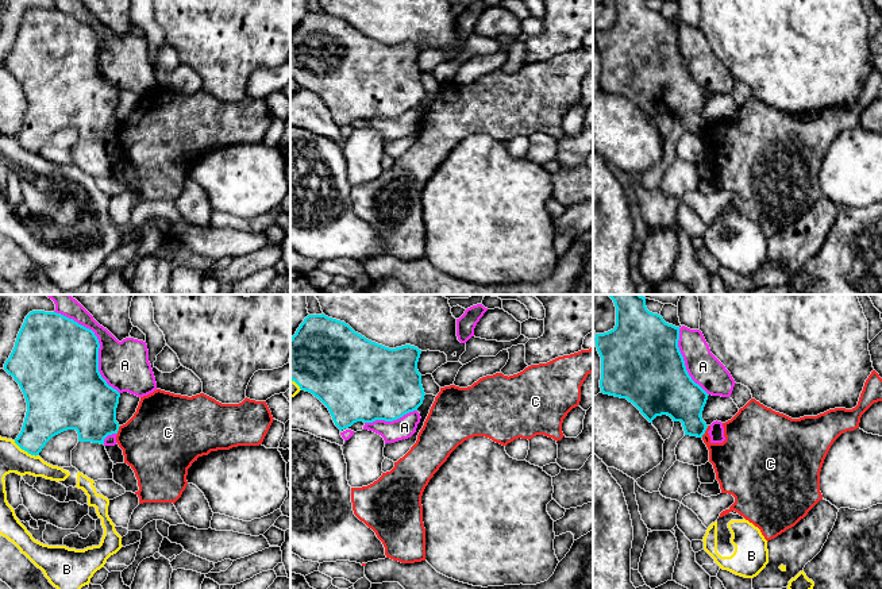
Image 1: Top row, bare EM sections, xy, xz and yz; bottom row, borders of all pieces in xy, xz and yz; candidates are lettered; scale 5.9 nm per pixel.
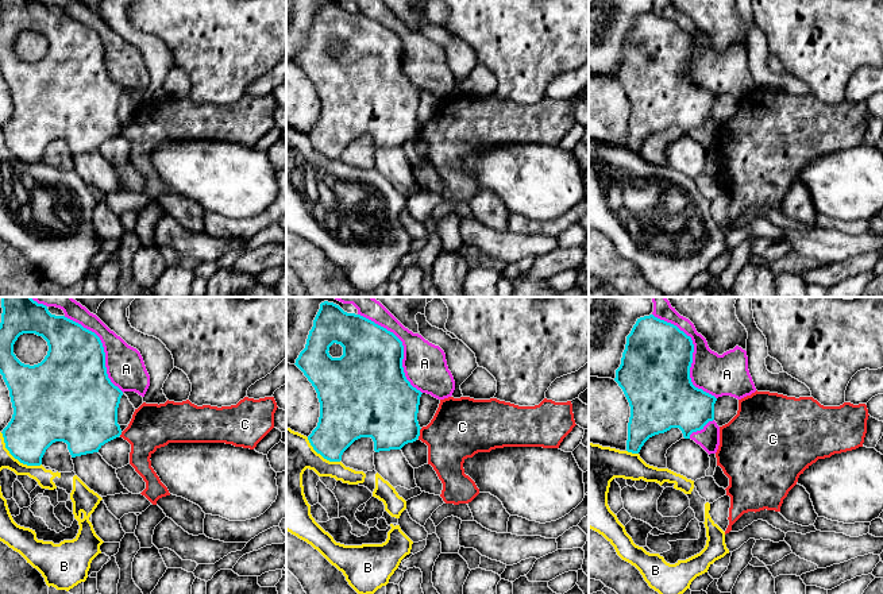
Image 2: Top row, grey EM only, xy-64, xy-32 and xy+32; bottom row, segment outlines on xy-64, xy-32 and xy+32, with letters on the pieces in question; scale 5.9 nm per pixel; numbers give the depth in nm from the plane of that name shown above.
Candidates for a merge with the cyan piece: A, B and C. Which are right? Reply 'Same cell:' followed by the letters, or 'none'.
Same cell: none

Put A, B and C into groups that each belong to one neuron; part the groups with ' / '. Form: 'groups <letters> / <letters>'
groups A / B / C

